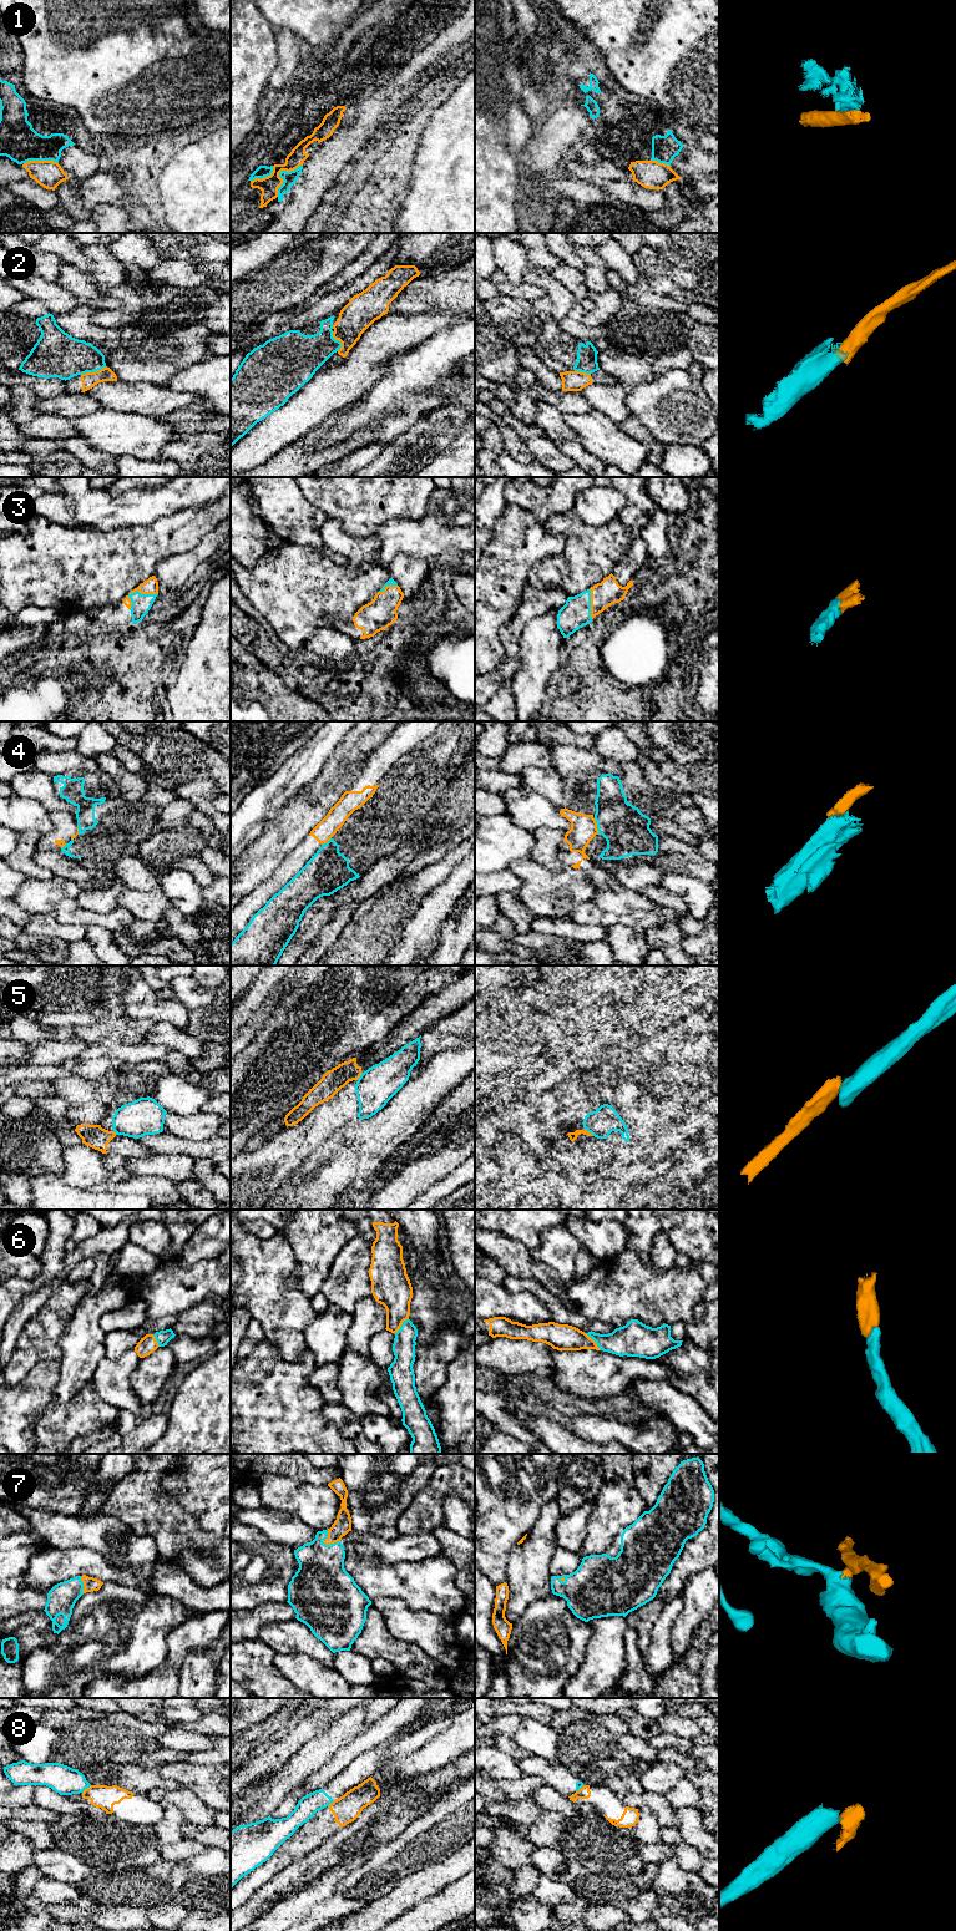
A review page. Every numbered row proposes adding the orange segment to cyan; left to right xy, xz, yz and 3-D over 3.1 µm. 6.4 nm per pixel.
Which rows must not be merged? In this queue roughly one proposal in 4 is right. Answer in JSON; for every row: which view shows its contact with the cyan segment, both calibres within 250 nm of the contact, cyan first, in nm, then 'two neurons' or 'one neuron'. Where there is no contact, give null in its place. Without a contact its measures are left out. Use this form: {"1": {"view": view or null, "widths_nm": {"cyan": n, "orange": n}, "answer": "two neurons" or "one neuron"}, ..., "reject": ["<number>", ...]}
{"1": {"view": "xz", "widths_nm": {"cyan": 90, "orange": 120}, "answer": "two neurons"}, "2": {"view": "xy", "widths_nm": {"cyan": 280, "orange": 100}, "answer": "two neurons"}, "3": {"view": "xy", "widths_nm": {"cyan": 130, "orange": 100}, "answer": "one neuron"}, "4": {"view": "yz", "widths_nm": {"cyan": 300, "orange": 180}, "answer": "two neurons"}, "5": {"view": "yz", "widths_nm": {"cyan": 180, "orange": 50}, "answer": "two neurons"}, "6": {"view": "yz", "widths_nm": {"cyan": 220, "orange": 180}, "answer": "one neuron"}, "7": {"view": "xz", "widths_nm": {"cyan": 340, "orange": 110}, "answer": "one neuron"}, "8": {"view": "xy", "widths_nm": {"cyan": 190, "orange": 150}, "answer": "two neurons"}, "reject": ["1", "2", "4", "5", "8"]}

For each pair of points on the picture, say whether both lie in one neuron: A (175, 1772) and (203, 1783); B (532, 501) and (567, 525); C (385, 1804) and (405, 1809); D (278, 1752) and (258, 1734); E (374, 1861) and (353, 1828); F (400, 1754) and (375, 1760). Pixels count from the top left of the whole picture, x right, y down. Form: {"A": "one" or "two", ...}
{"A": "one", "B": "two", "C": "two", "D": "two", "E": "two", "F": "two"}

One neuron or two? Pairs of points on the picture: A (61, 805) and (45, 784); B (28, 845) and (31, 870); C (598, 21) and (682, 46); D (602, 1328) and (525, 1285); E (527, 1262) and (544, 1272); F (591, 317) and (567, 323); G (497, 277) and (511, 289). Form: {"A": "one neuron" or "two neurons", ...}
{"A": "one neuron", "B": "one neuron", "C": "one neuron", "D": "one neuron", "E": "one neuron", "F": "two neurons", "G": "one neuron"}

